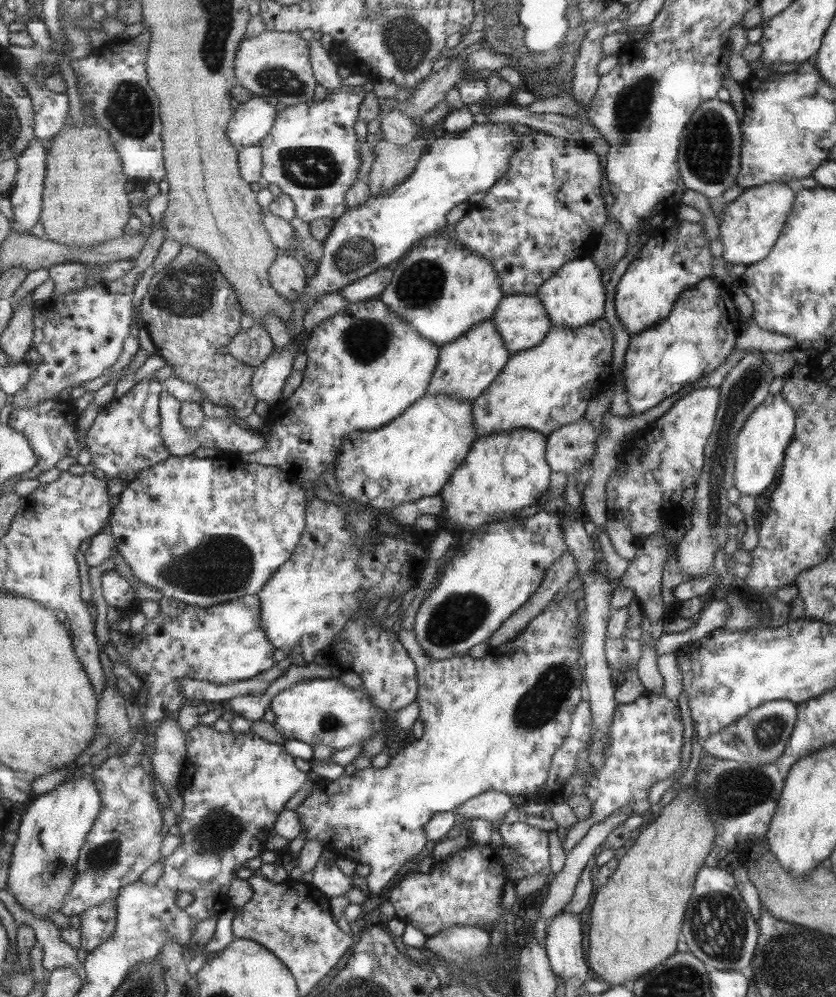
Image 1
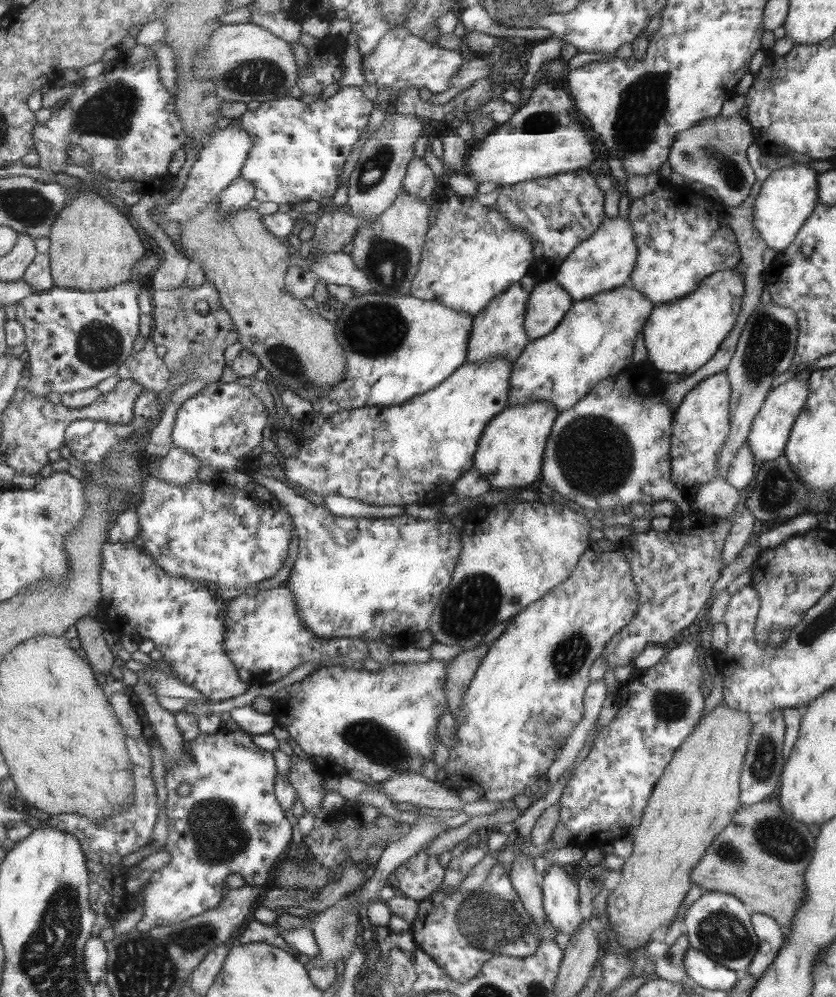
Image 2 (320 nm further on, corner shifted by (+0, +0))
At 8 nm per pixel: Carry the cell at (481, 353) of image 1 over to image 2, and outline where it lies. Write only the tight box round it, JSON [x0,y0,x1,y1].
[467,274,537,363]

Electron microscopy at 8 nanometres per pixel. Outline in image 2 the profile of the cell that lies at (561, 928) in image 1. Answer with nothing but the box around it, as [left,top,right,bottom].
[539,863,586,936]

